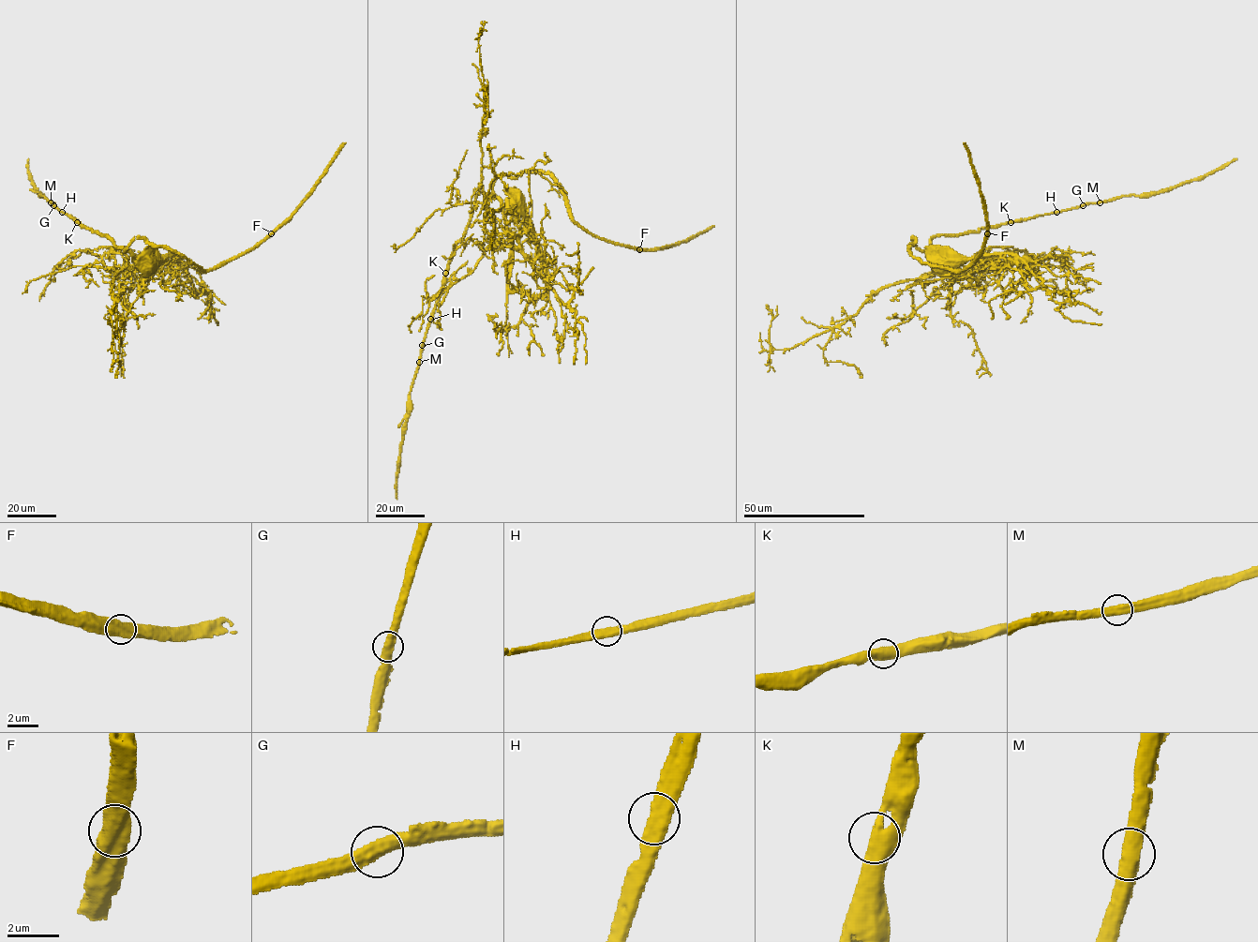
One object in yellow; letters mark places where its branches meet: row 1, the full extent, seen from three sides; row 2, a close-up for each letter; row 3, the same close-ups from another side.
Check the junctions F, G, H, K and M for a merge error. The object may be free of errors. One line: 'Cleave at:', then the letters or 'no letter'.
Cleave at: no letter

